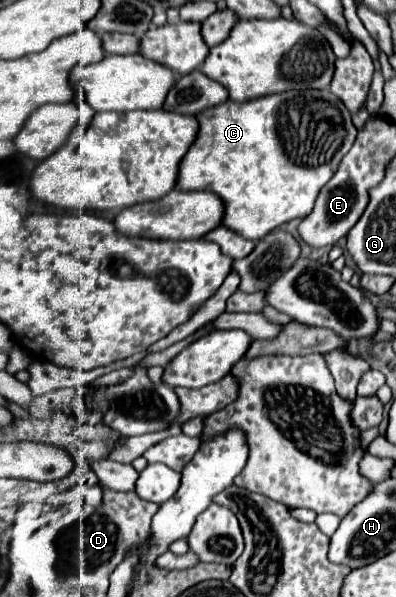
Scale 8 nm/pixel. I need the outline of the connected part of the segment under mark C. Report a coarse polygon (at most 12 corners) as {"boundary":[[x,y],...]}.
{"boundary":[[330,90],[196,114],[176,188],[246,240],[314,208],[356,140]]}

